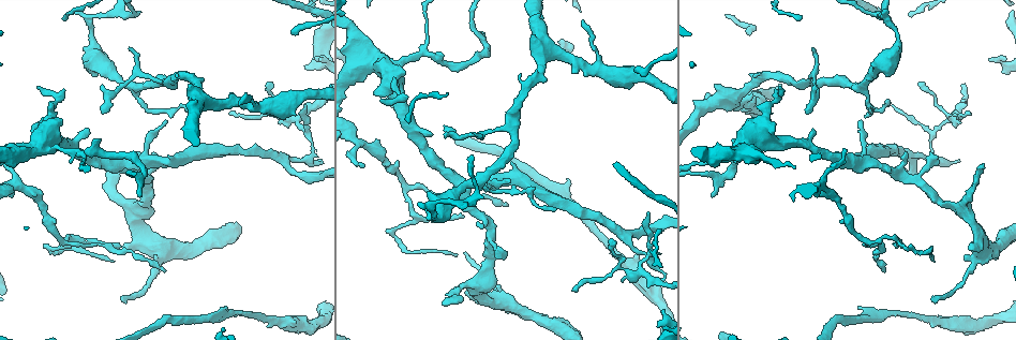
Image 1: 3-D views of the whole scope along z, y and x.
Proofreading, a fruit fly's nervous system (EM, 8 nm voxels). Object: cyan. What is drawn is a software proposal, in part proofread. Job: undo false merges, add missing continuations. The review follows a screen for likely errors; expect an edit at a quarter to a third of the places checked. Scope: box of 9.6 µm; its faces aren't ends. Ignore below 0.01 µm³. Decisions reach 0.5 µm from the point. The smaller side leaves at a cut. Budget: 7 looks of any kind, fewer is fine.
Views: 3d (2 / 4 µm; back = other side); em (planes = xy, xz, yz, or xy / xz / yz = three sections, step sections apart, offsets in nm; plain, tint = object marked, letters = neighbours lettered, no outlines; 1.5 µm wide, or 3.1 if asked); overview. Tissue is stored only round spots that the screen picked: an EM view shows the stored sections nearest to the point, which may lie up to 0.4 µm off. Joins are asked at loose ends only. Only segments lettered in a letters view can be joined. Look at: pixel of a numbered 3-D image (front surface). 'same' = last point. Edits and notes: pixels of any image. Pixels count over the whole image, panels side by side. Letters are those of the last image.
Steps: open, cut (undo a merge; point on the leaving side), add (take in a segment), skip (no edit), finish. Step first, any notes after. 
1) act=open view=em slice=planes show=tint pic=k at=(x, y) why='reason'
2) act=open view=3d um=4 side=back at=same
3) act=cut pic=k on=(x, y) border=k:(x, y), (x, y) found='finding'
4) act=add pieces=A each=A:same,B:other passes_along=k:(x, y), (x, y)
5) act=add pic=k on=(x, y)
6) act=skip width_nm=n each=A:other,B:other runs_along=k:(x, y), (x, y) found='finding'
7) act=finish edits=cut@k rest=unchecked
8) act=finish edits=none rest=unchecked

act=open view=3d um=4 side=back pic=1 at=(397, 239) why='abrupt turn'

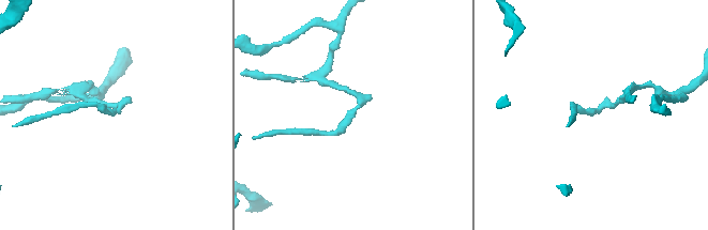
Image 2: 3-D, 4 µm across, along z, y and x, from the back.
act=open view=em slice=planes show=letters pic=2 at=(596, 110)

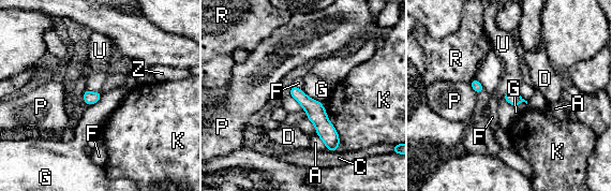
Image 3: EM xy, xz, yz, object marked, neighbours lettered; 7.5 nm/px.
act=skip each=A:other,C:other,D:other,F:other,G:other,K:other,P:other,R:other,U:other,Z:other found='continuous, no second neuron'

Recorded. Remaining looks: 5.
act=open view=3d um=2 pic=1 at=(442, 305) why='an open end'

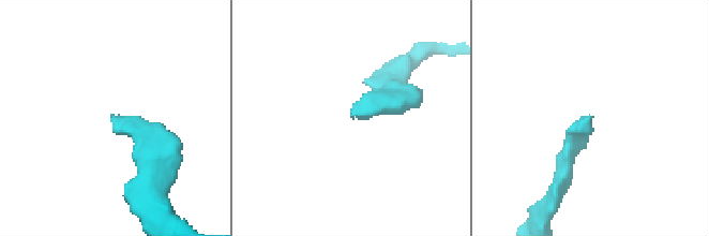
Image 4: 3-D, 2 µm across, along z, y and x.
act=open view=em slice=yz step=4 show=letters pic=4 at=(110, 119)

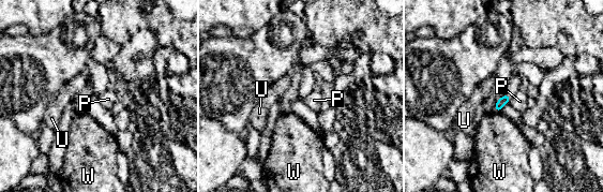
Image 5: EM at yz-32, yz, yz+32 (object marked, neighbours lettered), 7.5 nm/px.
act=skip each=P:other,U:other,W:other border=5:(510, 99), (508, 102) found='none of them fits'

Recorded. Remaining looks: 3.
act=open view=em slice=planes show=tint pic=1 at=(471, 136) why='sharp bend'

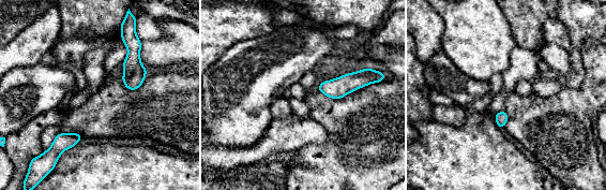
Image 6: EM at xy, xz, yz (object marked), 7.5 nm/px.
act=open view=em slice=planes show=letters at=same

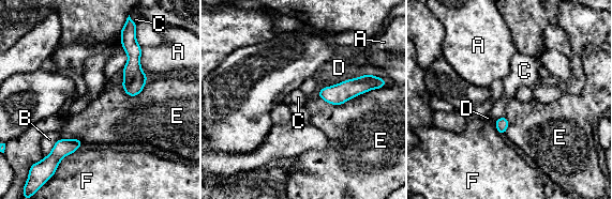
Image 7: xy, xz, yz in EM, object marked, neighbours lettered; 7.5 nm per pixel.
act=skip each=A:other,B:other,C:other,D:other,E:other,F:other found='all the same neuron'

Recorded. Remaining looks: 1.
act=finish edits=none rest=unchecked

